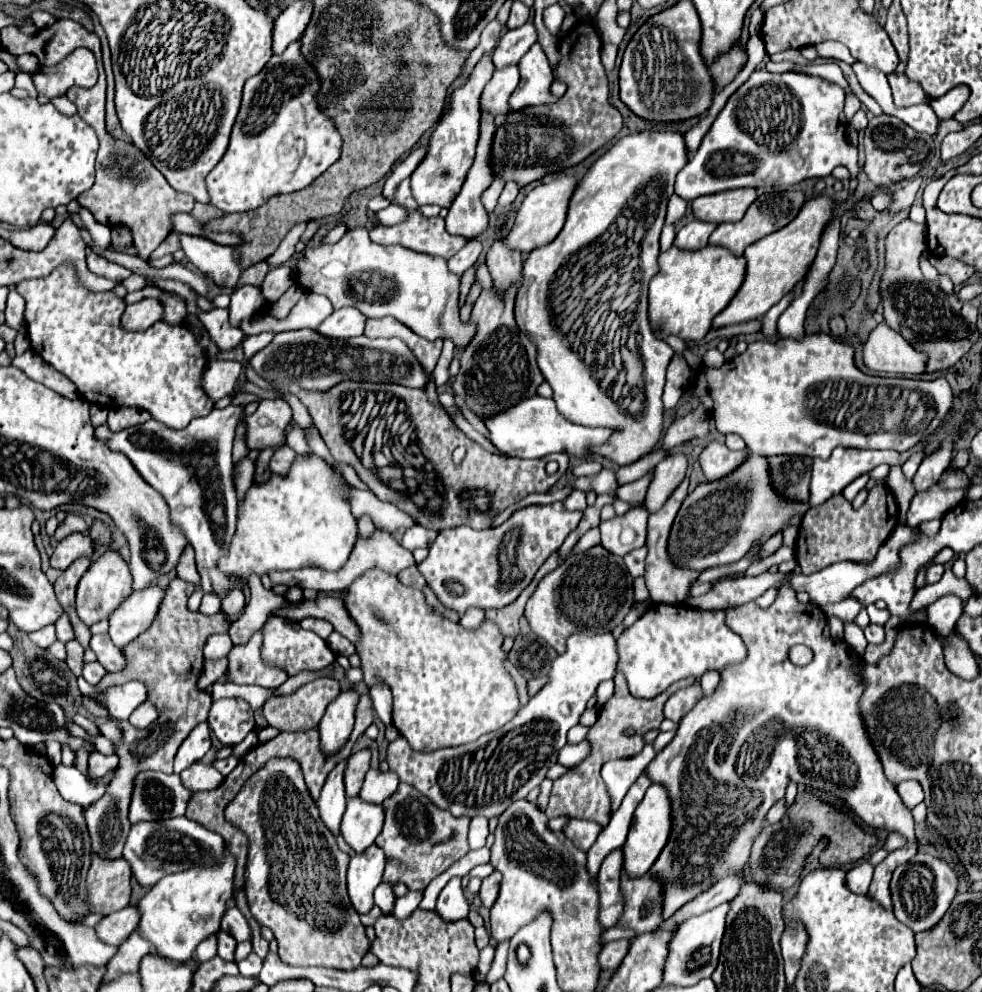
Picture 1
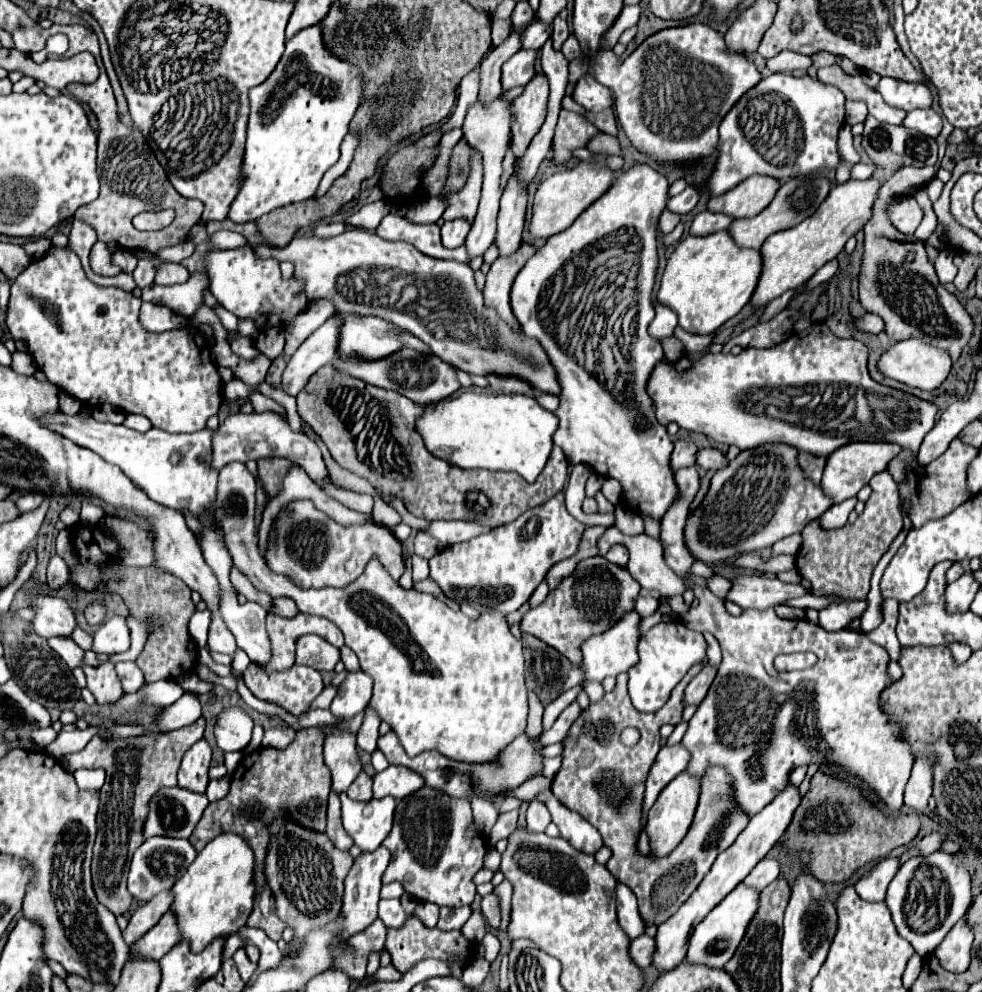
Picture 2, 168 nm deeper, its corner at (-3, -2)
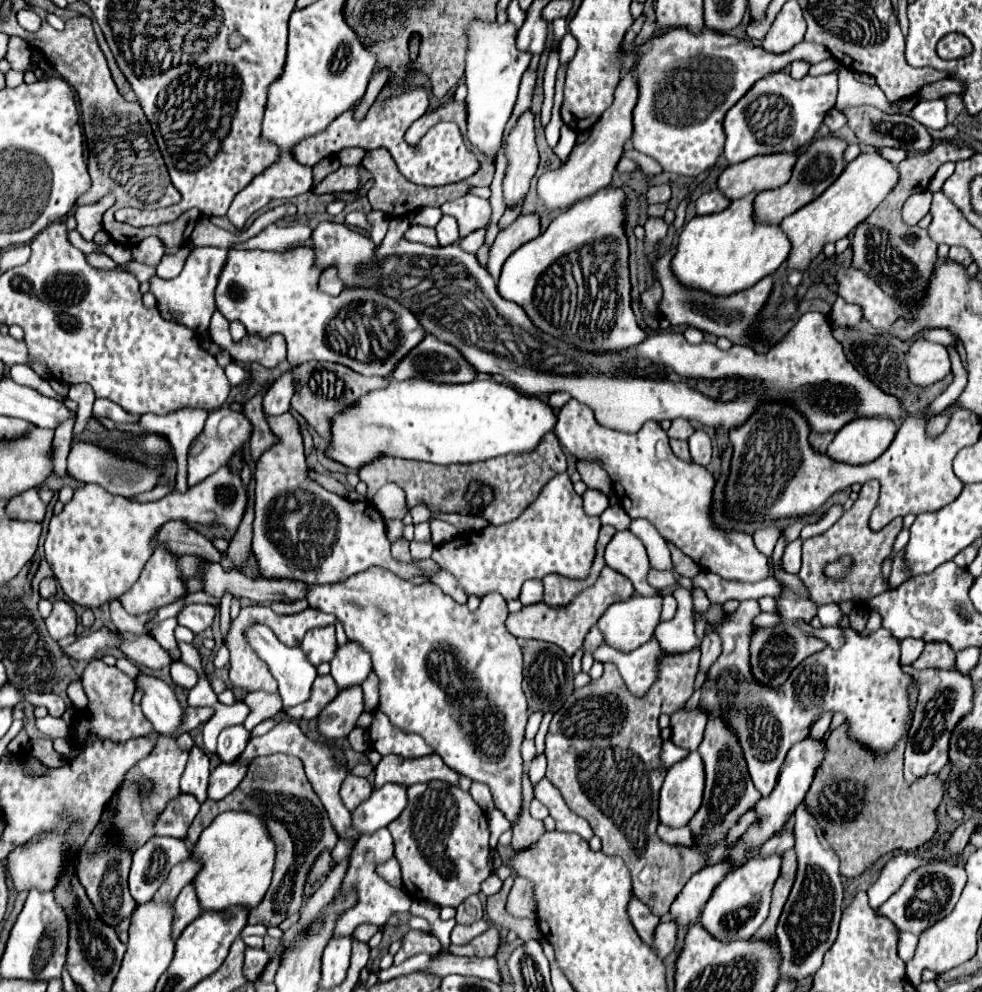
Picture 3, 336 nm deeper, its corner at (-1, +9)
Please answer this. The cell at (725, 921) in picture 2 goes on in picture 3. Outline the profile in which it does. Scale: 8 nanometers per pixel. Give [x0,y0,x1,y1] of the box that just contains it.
[701,854,781,940]

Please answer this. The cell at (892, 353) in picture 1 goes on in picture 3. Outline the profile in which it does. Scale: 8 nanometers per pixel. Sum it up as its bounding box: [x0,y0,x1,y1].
[905,338,951,386]

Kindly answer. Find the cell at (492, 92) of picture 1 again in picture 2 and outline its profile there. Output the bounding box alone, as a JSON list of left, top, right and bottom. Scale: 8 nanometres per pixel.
[501,49,537,91]

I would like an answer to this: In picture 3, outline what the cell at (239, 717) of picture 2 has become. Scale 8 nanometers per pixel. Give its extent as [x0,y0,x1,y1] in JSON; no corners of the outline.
[215,724,249,764]

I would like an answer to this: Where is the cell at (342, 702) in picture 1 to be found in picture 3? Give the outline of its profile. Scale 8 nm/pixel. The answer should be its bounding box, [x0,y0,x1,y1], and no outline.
[331,640,371,688]

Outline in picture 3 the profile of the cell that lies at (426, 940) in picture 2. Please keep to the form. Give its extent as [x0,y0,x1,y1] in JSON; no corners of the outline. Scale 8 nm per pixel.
[395,930,441,964]

